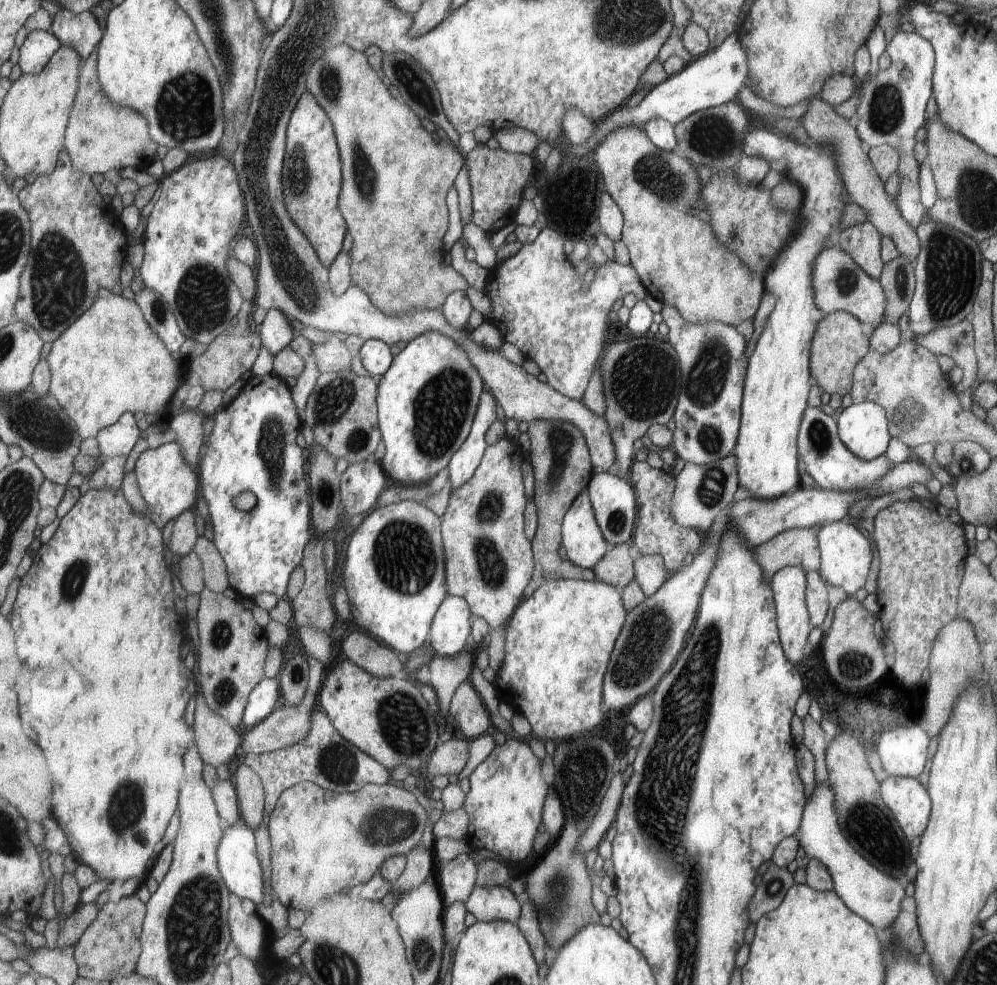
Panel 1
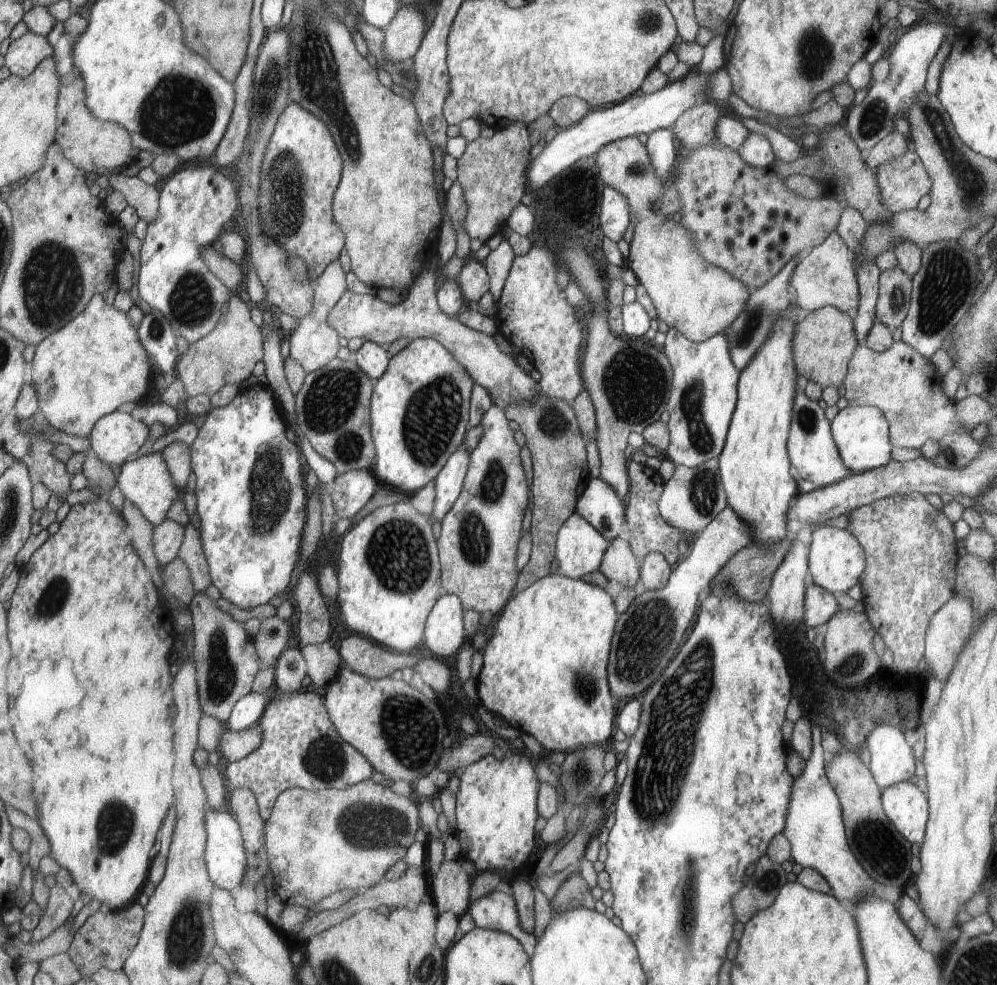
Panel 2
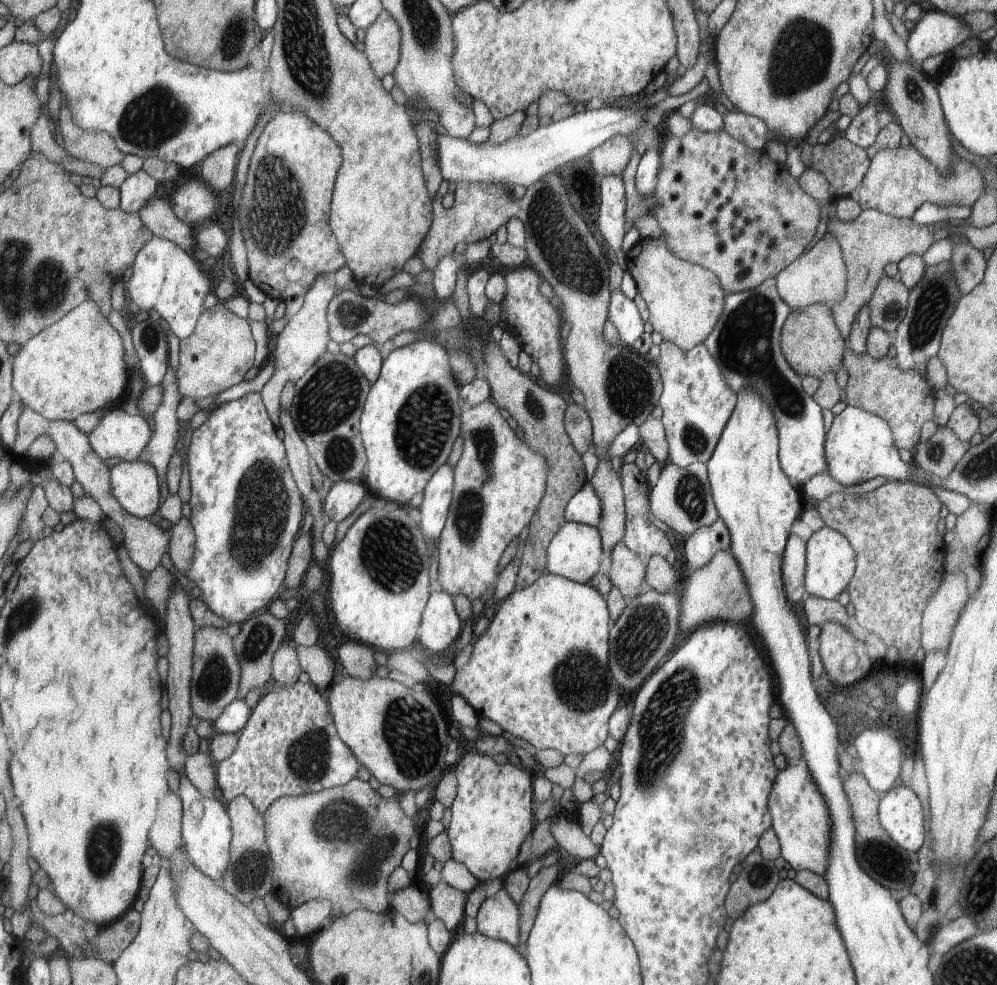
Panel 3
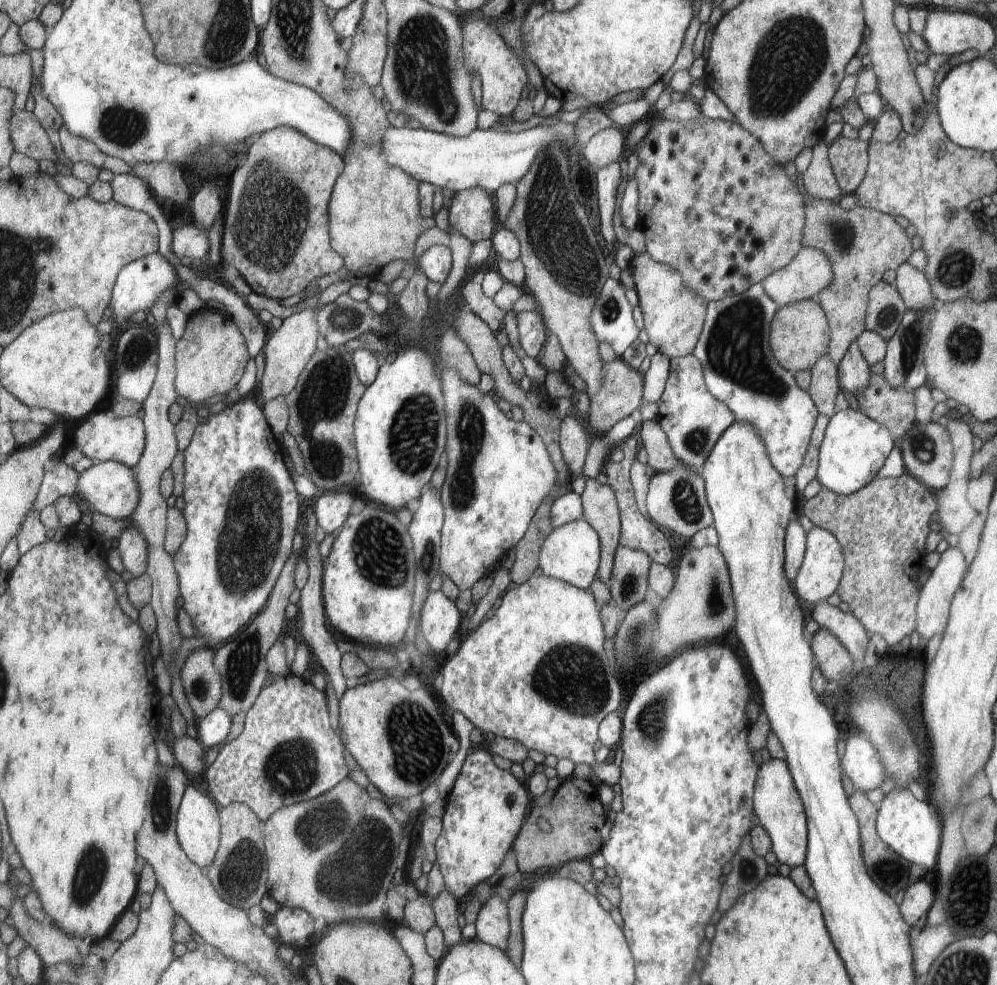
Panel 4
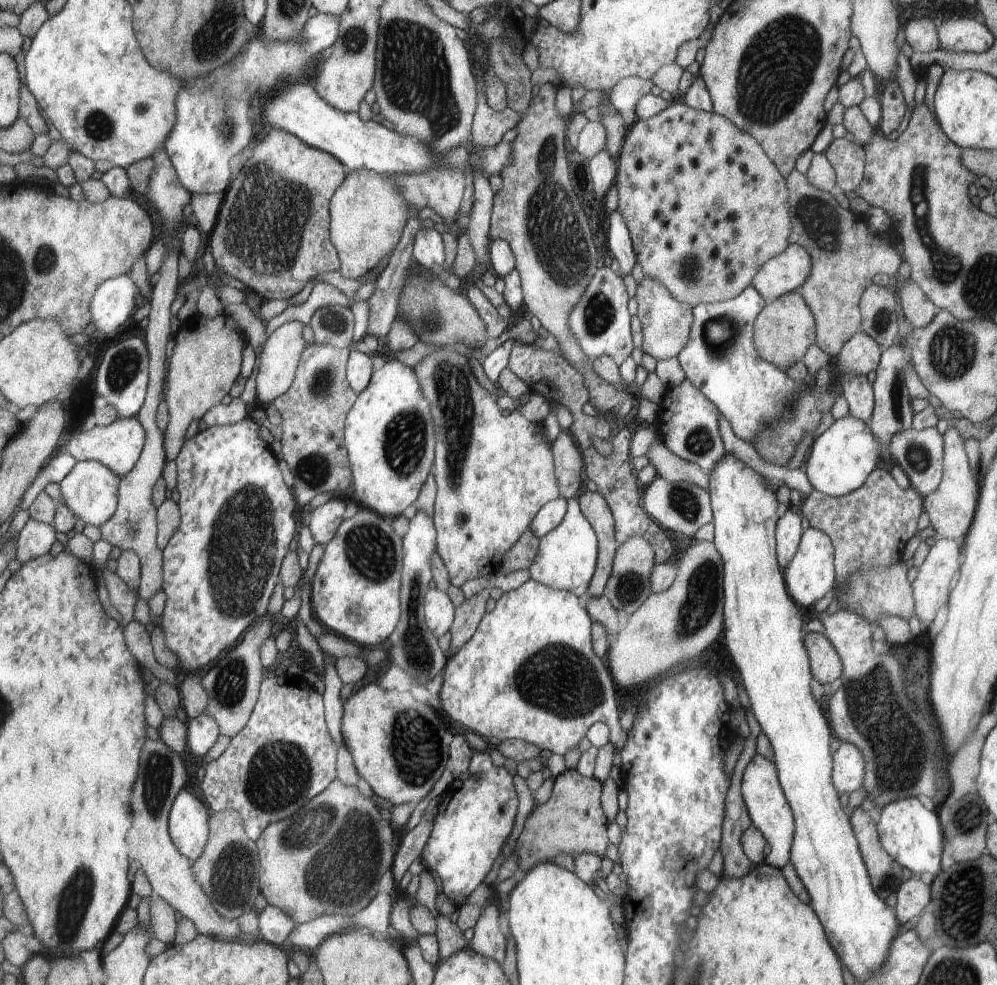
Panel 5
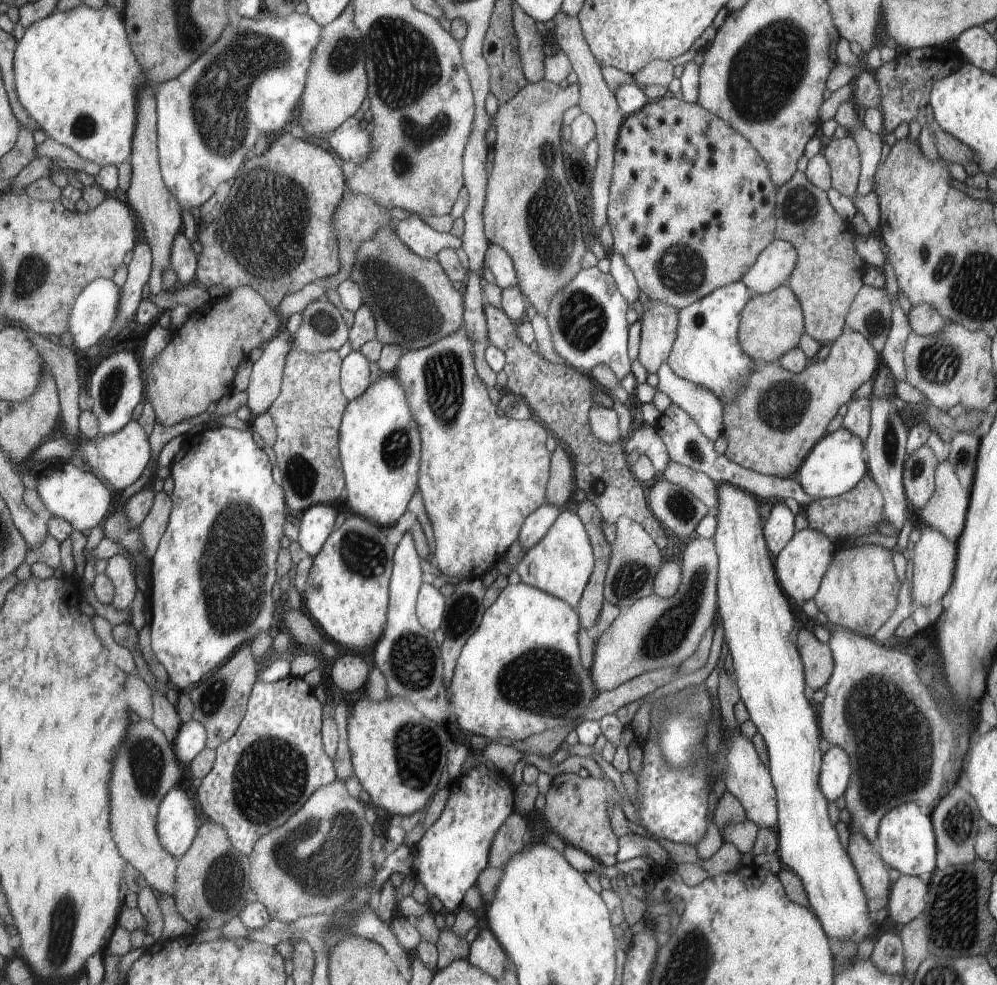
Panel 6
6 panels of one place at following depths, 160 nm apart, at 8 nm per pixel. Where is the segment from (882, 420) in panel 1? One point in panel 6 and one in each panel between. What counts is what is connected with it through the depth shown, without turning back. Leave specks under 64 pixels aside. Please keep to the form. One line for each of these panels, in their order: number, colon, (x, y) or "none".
2: (861, 434)
3: (858, 447)
4: (853, 448)
5: (841, 459)
6: (834, 465)

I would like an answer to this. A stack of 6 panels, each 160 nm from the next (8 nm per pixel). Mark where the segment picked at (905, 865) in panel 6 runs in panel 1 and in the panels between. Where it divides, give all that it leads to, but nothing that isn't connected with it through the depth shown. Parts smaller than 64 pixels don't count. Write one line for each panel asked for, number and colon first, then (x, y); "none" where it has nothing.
1: (906, 797)
2: (905, 805)
3: (901, 815)
4: (905, 824)
5: (910, 834)

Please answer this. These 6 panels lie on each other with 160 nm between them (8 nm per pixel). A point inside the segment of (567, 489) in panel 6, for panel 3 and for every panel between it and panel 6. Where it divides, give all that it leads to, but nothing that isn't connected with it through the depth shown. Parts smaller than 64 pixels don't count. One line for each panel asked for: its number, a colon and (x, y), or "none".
3: (576, 422)
4: (572, 437)
5: (567, 459)

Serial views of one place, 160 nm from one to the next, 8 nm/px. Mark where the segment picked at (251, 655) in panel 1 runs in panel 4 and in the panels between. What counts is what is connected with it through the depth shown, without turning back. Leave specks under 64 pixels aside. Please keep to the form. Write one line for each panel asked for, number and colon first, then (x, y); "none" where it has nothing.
2: (226, 661)
3: (217, 672)
4: (202, 682)

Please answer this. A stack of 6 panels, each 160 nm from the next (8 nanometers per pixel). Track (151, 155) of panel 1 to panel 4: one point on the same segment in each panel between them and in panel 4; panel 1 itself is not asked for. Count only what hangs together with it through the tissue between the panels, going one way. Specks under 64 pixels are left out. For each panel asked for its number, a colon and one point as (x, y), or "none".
2: (93, 145)
3: (98, 147)
4: (76, 148)

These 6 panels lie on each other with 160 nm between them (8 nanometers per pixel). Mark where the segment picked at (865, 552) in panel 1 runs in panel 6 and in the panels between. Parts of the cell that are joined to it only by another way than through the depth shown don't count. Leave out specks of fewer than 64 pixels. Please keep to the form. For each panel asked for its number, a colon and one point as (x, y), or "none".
2: (836, 560)
3: (831, 561)
4: (819, 575)
5: (810, 574)
6: (800, 566)

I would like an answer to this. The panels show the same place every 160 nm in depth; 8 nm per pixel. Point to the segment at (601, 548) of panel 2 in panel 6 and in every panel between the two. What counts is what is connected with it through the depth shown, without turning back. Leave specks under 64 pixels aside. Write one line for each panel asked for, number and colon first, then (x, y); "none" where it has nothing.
3: (576, 551)
4: (571, 553)
5: (566, 561)
6: (560, 564)

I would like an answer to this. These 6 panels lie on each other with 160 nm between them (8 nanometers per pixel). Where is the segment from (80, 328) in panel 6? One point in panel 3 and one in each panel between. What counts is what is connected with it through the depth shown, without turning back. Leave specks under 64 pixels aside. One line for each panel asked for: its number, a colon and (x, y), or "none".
3: (166, 278)
4: (138, 286)
5: (115, 300)

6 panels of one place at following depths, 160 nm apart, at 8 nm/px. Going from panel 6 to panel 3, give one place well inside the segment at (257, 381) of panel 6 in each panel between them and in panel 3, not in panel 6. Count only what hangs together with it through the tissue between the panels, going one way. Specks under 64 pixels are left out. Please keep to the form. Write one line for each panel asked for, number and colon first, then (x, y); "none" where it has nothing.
3: (303, 339)
4: (285, 350)
5: (276, 363)

